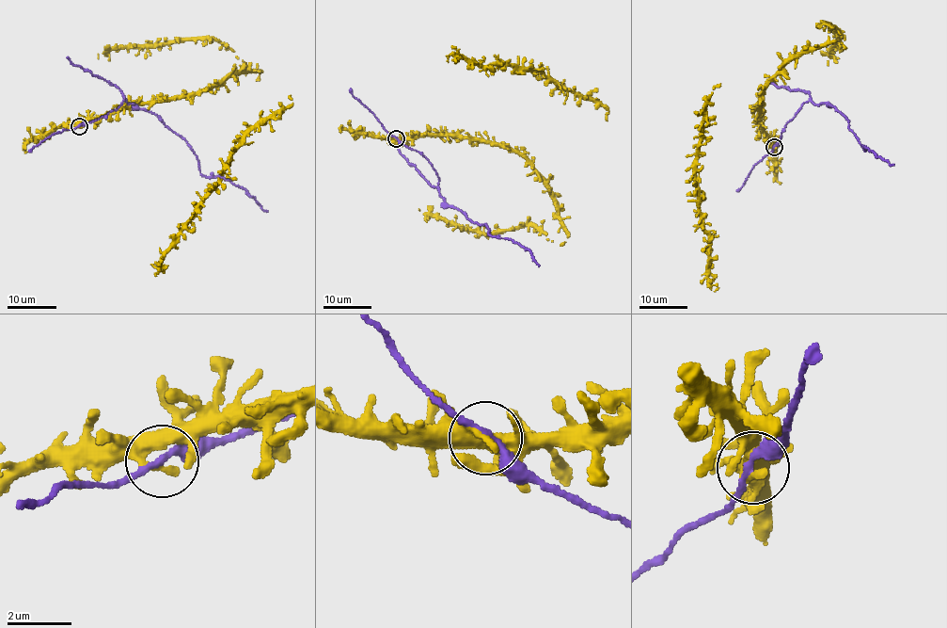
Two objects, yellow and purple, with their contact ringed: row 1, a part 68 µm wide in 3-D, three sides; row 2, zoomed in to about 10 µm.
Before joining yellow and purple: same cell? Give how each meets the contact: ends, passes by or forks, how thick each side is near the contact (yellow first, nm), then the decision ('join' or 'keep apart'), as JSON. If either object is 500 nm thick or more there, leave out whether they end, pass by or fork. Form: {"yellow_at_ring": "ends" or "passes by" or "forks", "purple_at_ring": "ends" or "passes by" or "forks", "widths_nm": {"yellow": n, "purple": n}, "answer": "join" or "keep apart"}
{"yellow_at_ring": "ends", "purple_at_ring": "passes by", "widths_nm": {"yellow": 260, "purple": 220}, "answer": "join"}

